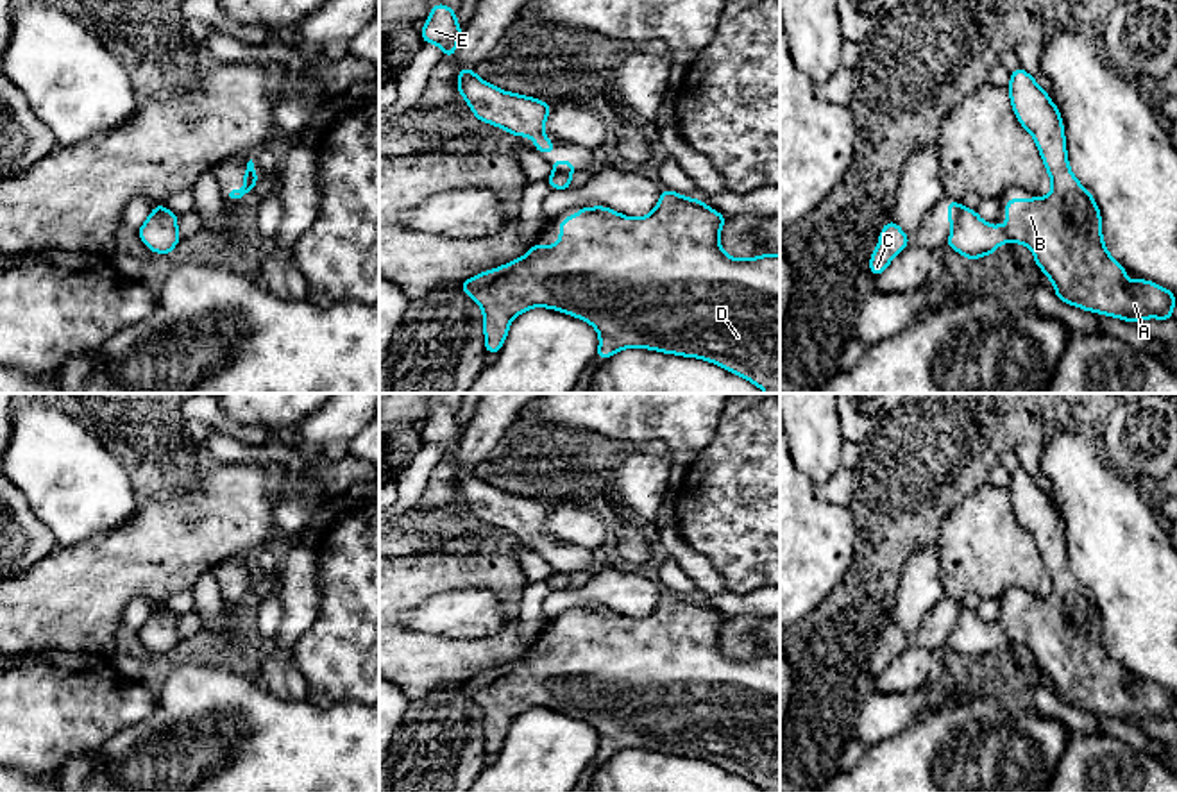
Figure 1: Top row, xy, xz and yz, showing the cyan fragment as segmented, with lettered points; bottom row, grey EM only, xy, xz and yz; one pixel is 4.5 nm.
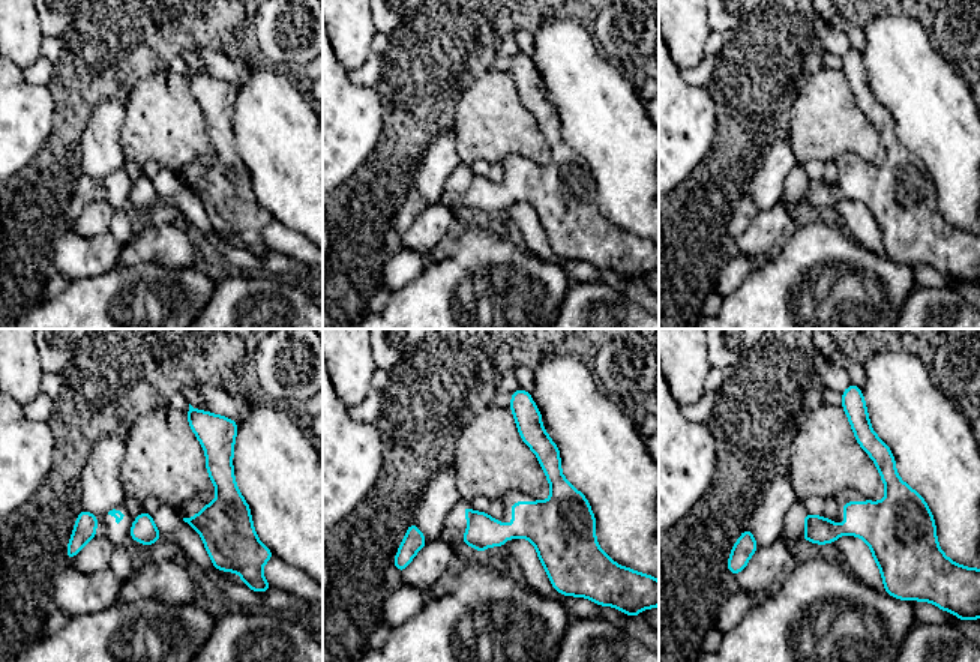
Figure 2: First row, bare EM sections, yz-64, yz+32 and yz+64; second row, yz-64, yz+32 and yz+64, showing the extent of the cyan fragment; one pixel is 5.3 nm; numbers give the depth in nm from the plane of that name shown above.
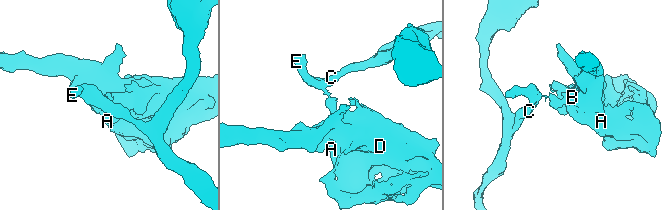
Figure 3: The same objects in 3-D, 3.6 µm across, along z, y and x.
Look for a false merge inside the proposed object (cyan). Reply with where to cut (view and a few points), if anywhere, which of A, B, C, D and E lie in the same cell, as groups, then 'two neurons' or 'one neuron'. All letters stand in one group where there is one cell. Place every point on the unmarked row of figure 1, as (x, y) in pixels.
cut in yz along (959, 606), (954, 626); A B D / C E; two neurons

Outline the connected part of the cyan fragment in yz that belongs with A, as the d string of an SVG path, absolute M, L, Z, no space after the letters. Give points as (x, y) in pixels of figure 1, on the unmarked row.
M1023 468L1011 472L1007 492L1020 526L1034 536L1052 581L1052 594L1036 599L1009 599L1005 626L989 626L975 610L959 606L959 617L946 645L975 663L980 656L993 656L1000 644L1023 644L1032 651L1037 669L1052 681L1059 701L1132 724L1145 719L1173 719L1177 697L1145 679L1130 683L1127 670L1105 651L1098 606L1068 565L1064 526L1057 506Z

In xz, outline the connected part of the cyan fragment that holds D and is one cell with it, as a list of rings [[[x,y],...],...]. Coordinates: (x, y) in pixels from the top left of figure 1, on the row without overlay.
[[[664,590],[656,608],[631,619],[610,608],[585,606],[560,620],[556,645],[535,645],[529,653],[499,669],[481,672],[460,690],[483,710],[485,751],[497,754],[510,724],[531,708],[549,708],[588,722],[599,735],[596,758],[608,760],[628,747],[651,749],[683,758],[699,758],[742,776],[764,792],[780,792],[780,654],[749,660],[728,656],[719,645],[726,619],[699,599]]]

